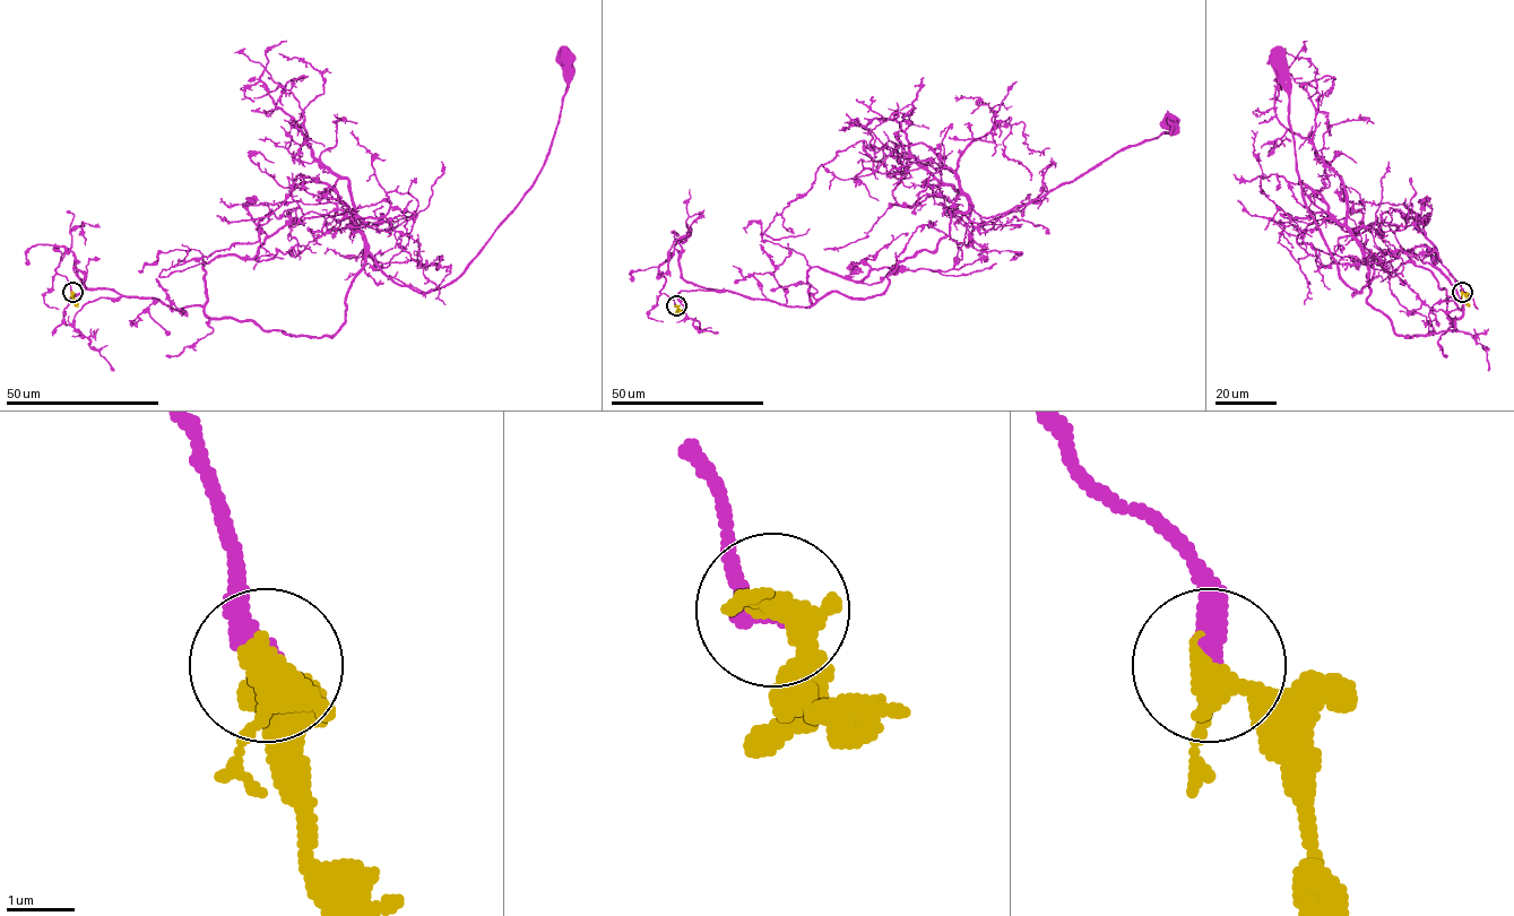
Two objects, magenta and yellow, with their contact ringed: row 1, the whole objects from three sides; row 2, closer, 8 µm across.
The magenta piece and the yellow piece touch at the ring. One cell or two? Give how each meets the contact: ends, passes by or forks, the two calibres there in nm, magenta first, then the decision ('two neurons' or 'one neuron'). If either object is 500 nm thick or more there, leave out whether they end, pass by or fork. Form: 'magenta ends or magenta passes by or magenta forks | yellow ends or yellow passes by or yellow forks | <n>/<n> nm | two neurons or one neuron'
magenta ends | yellow passes by | 360/360 nm | one neuron

